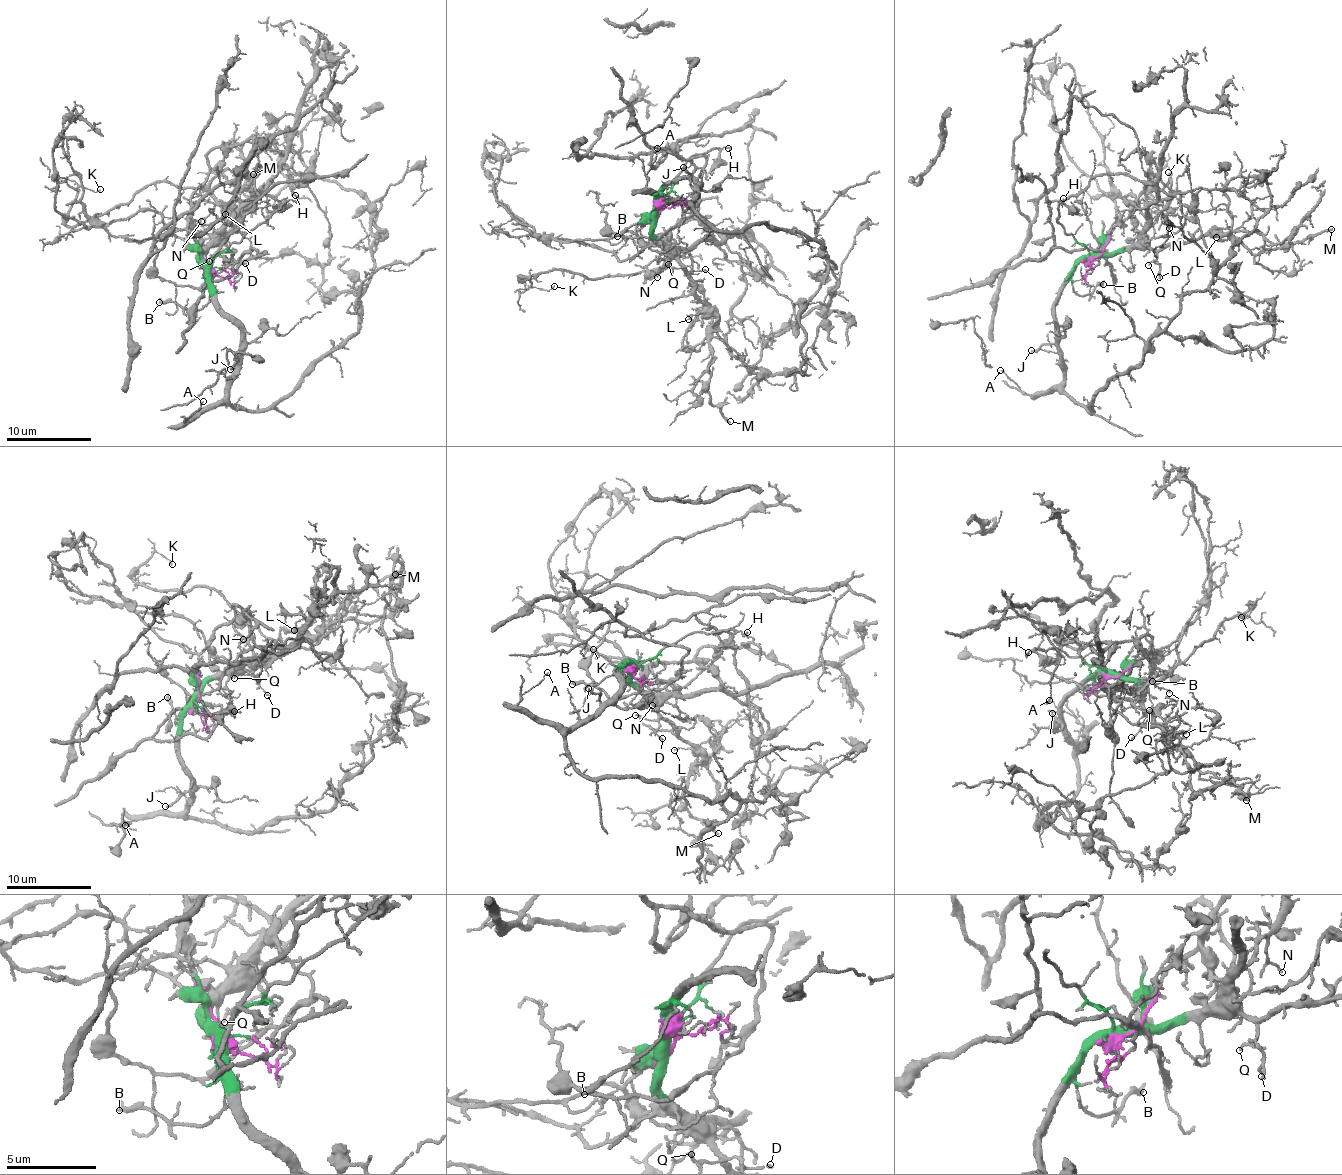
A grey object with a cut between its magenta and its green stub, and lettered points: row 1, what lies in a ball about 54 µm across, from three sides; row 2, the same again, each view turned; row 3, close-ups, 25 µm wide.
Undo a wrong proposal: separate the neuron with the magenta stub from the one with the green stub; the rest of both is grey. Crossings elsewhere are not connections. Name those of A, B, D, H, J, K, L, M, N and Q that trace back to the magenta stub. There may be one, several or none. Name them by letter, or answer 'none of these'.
none of these

